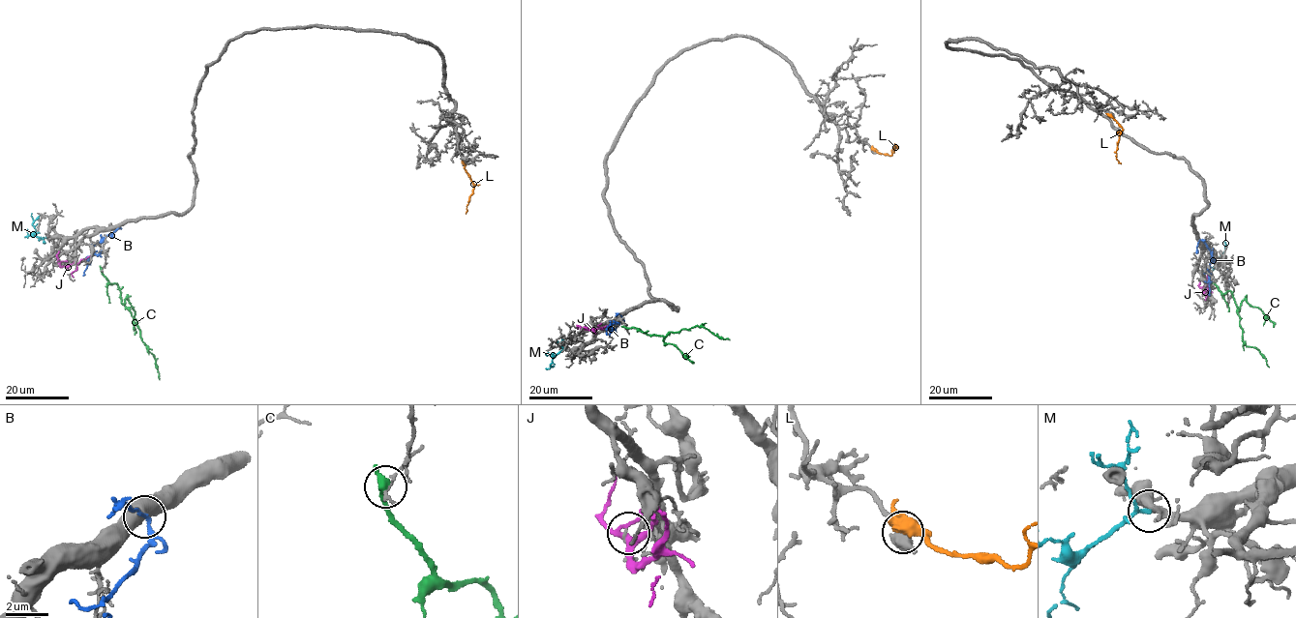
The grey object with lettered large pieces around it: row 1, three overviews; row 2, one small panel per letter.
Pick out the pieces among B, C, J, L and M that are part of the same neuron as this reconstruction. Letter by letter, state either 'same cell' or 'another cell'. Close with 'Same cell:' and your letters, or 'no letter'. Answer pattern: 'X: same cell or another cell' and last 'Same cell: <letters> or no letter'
B: another cell
C: another cell
J: another cell
L: another cell
M: same cell
Same cell: M

